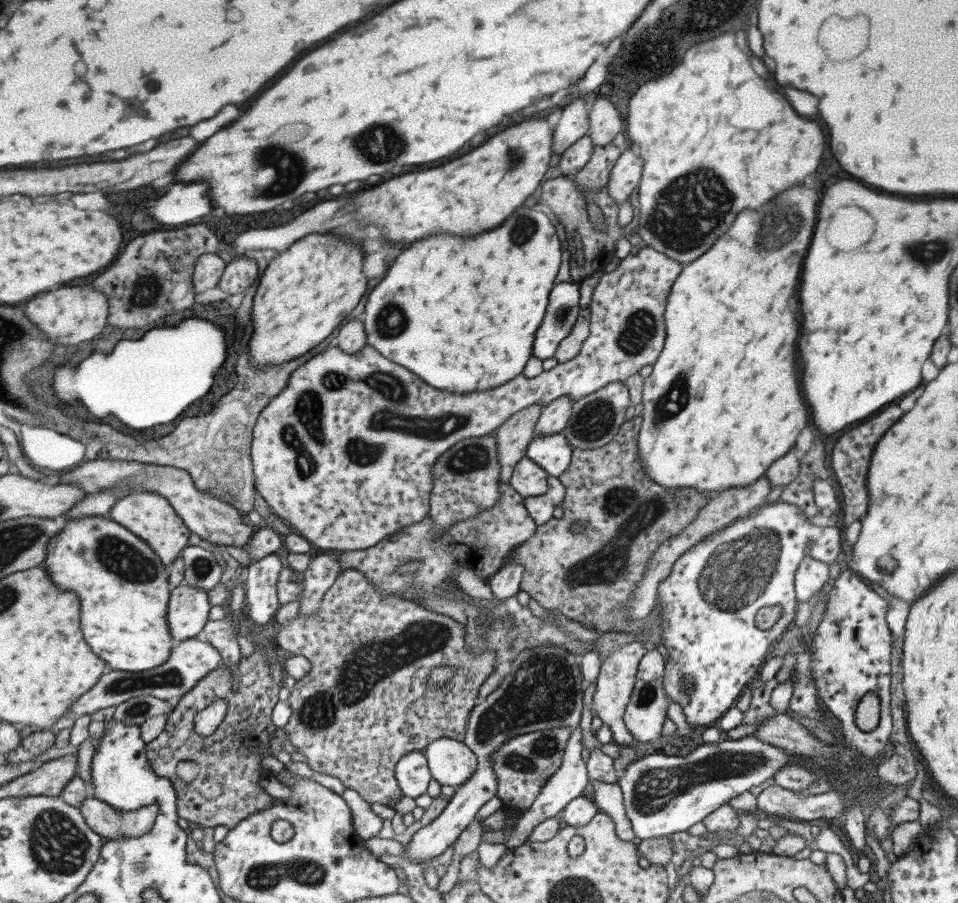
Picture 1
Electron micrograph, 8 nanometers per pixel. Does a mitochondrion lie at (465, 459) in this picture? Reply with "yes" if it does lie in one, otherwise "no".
yes

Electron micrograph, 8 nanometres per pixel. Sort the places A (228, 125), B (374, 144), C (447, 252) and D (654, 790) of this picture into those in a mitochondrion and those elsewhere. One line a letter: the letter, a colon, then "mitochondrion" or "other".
A: other
B: mitochondrion
C: other
D: mitochondrion

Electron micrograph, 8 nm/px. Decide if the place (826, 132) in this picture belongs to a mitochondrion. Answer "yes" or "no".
no

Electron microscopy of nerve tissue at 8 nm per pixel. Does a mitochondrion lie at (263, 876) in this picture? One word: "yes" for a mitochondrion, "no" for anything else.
yes

